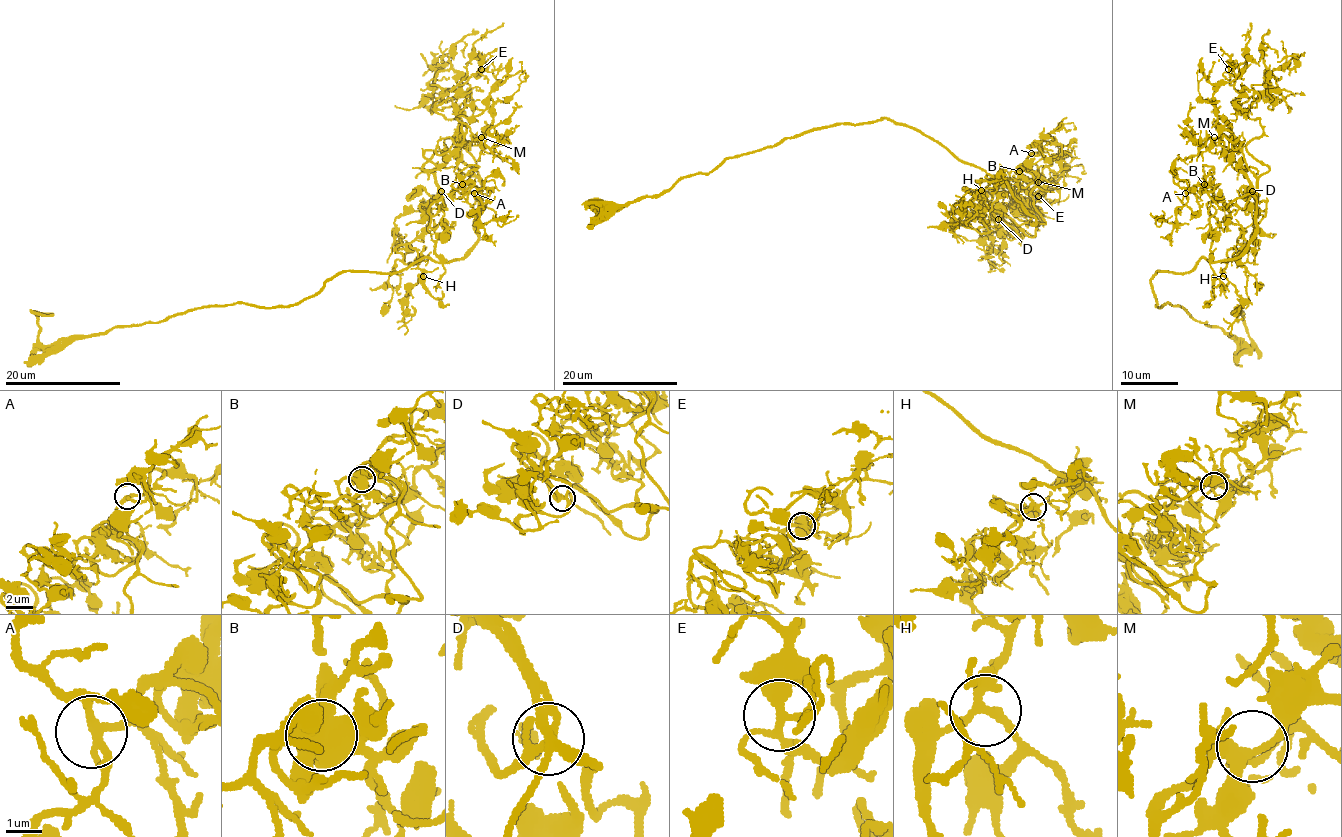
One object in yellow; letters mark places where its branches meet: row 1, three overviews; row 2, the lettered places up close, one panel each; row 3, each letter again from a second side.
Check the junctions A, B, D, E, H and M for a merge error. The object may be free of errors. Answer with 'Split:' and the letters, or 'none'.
Split: none

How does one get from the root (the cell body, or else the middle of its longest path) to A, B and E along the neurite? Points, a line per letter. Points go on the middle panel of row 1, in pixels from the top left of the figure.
A: (961, 160), (997, 177), (992, 179), (999, 176), (999, 183), (986, 176), (1015, 179), (1031, 153)
B: (961, 160), (997, 177), (992, 179), (999, 176), (998, 183), (995, 176), (986, 176), (1011, 180), (1020, 171)
E: (961, 160), (999, 177), (1033, 223), (1028, 184), (1049, 180), (1059, 193), (1038, 196)

